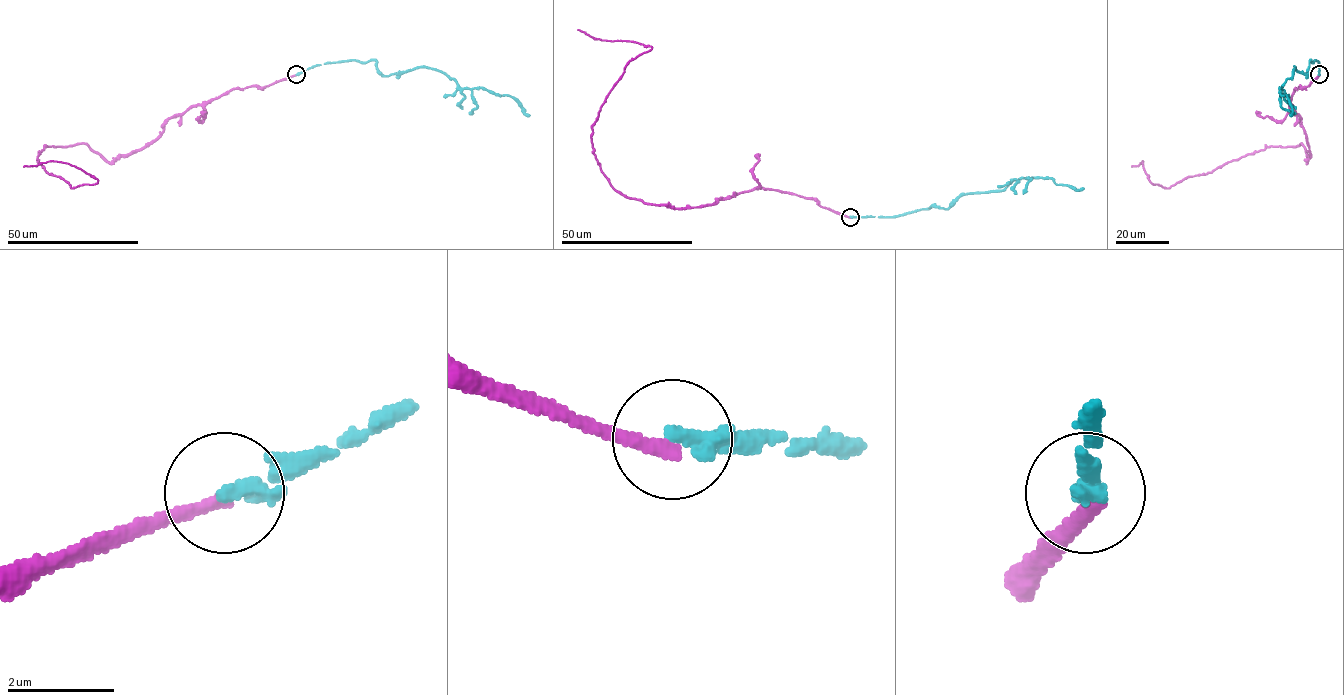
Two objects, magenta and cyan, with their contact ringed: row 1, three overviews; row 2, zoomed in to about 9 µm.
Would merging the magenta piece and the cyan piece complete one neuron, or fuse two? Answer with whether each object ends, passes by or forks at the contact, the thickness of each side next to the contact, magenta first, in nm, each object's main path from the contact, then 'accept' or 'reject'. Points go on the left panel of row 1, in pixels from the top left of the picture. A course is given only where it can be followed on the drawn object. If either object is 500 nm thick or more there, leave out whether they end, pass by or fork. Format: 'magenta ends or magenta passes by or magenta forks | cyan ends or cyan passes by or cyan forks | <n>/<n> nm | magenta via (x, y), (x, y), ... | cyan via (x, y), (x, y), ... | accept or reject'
magenta ends | cyan ends | 280/320 nm | magenta via (296, 74), (190, 106), (113, 161), (78, 143), (37, 156), (72, 188), (94, 184), (67, 163), (23, 166) | cyan via (296, 74), (350, 61), (375, 60), (384, 76), (432, 68), (461, 88), (511, 96), (529, 115) | reject

